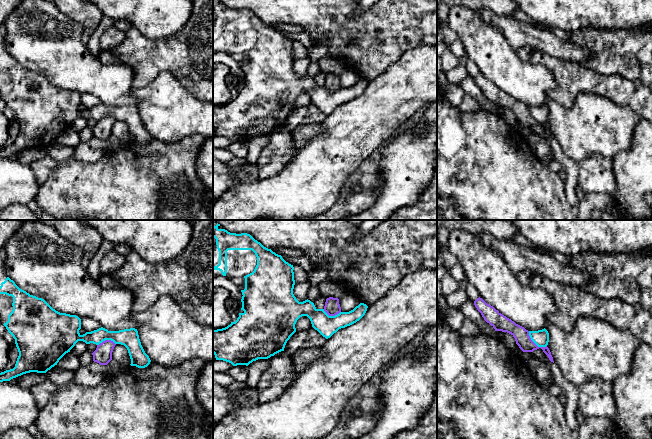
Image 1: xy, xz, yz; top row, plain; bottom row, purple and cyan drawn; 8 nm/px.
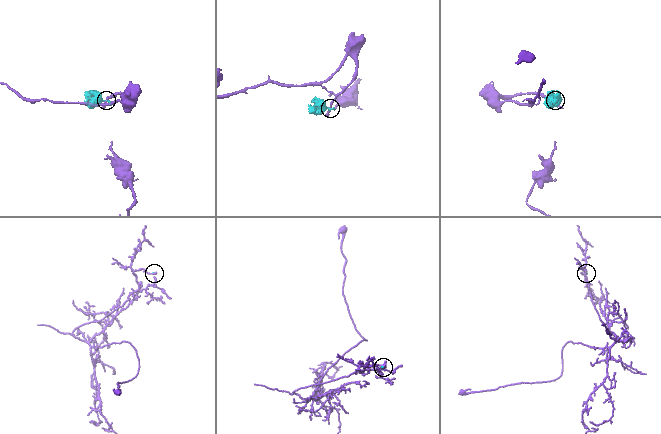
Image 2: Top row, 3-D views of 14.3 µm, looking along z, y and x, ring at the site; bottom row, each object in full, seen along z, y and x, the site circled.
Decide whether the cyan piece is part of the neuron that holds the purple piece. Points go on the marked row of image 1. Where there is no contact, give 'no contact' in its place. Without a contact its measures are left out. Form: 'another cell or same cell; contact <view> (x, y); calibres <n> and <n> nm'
another cell; contact yz (534, 343); calibres 120 and 130 nm

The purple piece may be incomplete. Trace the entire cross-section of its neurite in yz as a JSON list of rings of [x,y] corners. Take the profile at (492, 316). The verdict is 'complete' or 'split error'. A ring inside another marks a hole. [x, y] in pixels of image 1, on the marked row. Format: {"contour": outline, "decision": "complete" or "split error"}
{"contour": [[[480,297],[474,301],[474,305],[481,313],[484,320],[489,323],[495,331],[502,331],[511,334],[515,338],[516,344],[523,352],[533,352],[534,350],[541,348],[548,356],[549,360],[554,363],[549,348],[547,346],[538,347],[531,340],[529,331],[524,327],[516,324],[514,321],[501,314],[498,310],[487,304]]], "decision": "complete"}

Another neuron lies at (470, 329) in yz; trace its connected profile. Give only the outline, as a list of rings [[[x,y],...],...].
[[[466,318],[458,333],[463,336],[474,337],[480,335],[482,332],[474,322]]]

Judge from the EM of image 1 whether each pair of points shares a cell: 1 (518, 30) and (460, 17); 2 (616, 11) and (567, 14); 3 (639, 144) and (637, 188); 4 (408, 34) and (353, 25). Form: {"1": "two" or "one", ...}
{"1": "two", "2": "one", "3": "one", "4": "one"}

